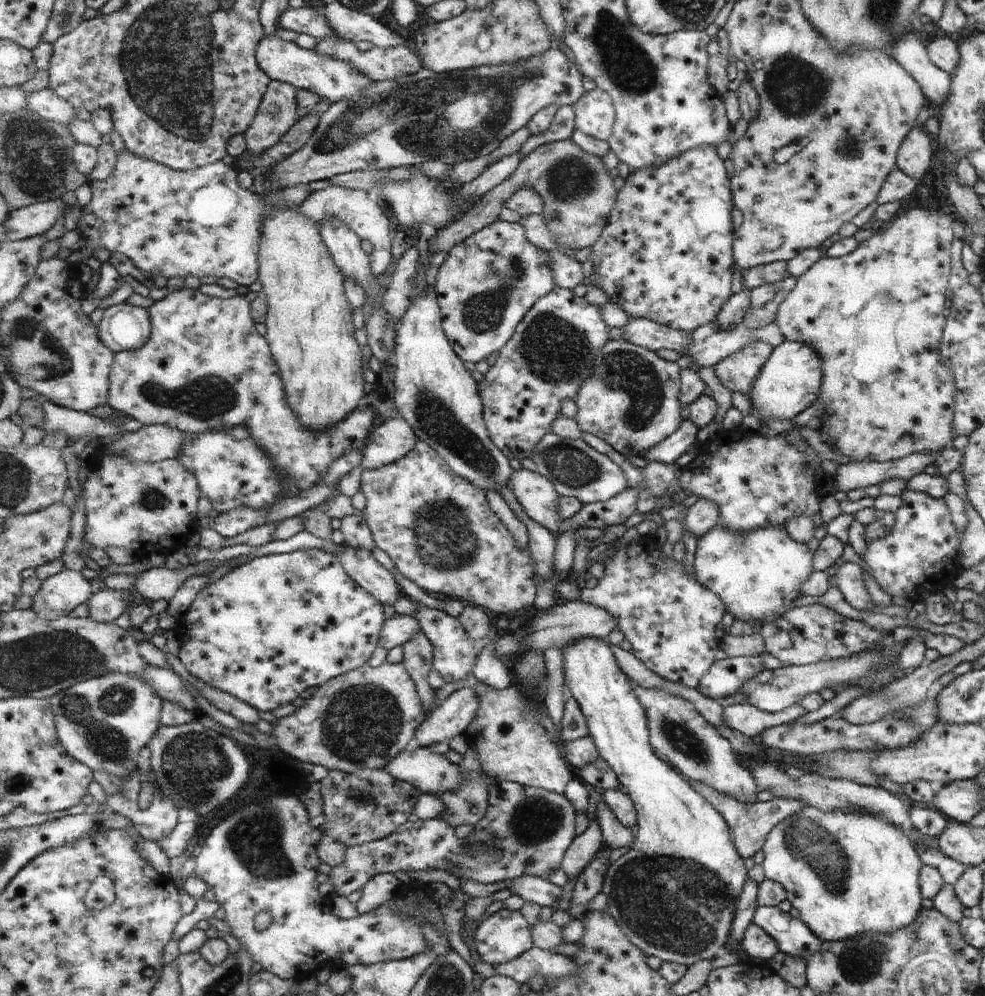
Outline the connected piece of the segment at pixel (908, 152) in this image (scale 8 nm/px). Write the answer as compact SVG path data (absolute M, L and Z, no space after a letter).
M913 127L899 145L894 166L919 182L930 167L934 144L924 129Z

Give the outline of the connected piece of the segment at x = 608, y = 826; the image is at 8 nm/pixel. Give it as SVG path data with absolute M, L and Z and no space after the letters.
M603 800L599 801L599 805L595 811L595 818L600 824L605 844L609 848L621 848L621 846L633 846L636 836L631 834L631 830L623 826L615 813L605 804Z

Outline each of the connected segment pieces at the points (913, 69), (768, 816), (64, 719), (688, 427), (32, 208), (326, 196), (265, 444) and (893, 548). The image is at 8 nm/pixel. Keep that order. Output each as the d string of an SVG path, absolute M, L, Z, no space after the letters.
M914 33L900 36L890 46L890 56L916 80L928 103L943 102L950 83L949 75L931 64L924 43Z
M688 780L688 782L689 786L691 786L695 792L699 792L699 794L701 794L701 796L721 815L721 818L723 818L730 830L730 839L732 840L733 848L739 855L739 858L753 856L753 854L762 847L765 835L771 828L778 822L781 822L785 817L793 816L801 808L798 801L775 798L764 803L755 801L753 804L744 805L738 803L731 797L722 795L720 792L715 792L715 790L709 788L709 786L705 786L705 784L701 784L701 782L695 782L695 780Z
M125 673L92 678L45 699L51 705L53 716L56 717L58 736L67 751L77 760L89 765L89 768L105 770L119 778L126 777L138 767L139 752L148 746L161 726L165 702L146 680Z
M691 419L681 423L679 430L668 436L661 445L650 449L646 453L645 460L648 462L657 461L665 464L675 465L675 462L693 446L698 445L697 434L699 426Z
M60 199L35 203L21 209L11 209L10 218L4 222L7 229L5 241L22 241L43 235L55 226L59 216L71 205Z
M331 185L326 189L313 193L313 196L301 205L304 215L309 216L319 226L327 219L337 217L343 219L362 239L366 238L375 244L375 250L391 248L391 222L385 216L381 206L375 203L375 196L366 190L350 189L341 185Z
M183 288L156 301L148 310L152 320L150 339L142 348L123 350L115 355L116 361L110 374L108 406L137 419L145 427L163 425L192 435L214 430L227 431L244 424L250 431L250 437L283 469L284 476L288 478L284 480L288 493L285 497L298 497L318 485L340 456L352 450L363 452L377 412L369 405L363 405L335 427L324 431L304 427L287 402L281 369L269 341L255 328L252 310L252 302L245 297L245 291L224 299L206 296L198 289Z
M905 489L900 498L901 506L894 512L892 530L882 539L866 545L862 560L864 567L873 576L881 590L884 592L886 590L887 595L891 598L905 596L918 604L921 594L939 593L945 587L952 585L963 568L958 559L956 532L943 497L933 498L922 492Z

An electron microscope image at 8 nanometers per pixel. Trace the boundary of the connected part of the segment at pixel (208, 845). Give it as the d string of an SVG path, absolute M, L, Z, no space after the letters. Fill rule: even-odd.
M283 793L273 794L267 804L249 804L229 814L211 830L211 838L203 843L201 852L195 858L195 872L222 904L231 934L252 954L254 962L279 978L294 980L314 975L320 966L334 962L347 968L402 961L432 952L422 926L415 919L398 913L395 907L383 905L352 919L340 919L333 914L332 899L321 896L317 888L317 866L322 863L317 856L317 846L326 841L321 824L312 820L301 798L294 793ZM265 910L272 915L272 923L257 932L255 918Z

